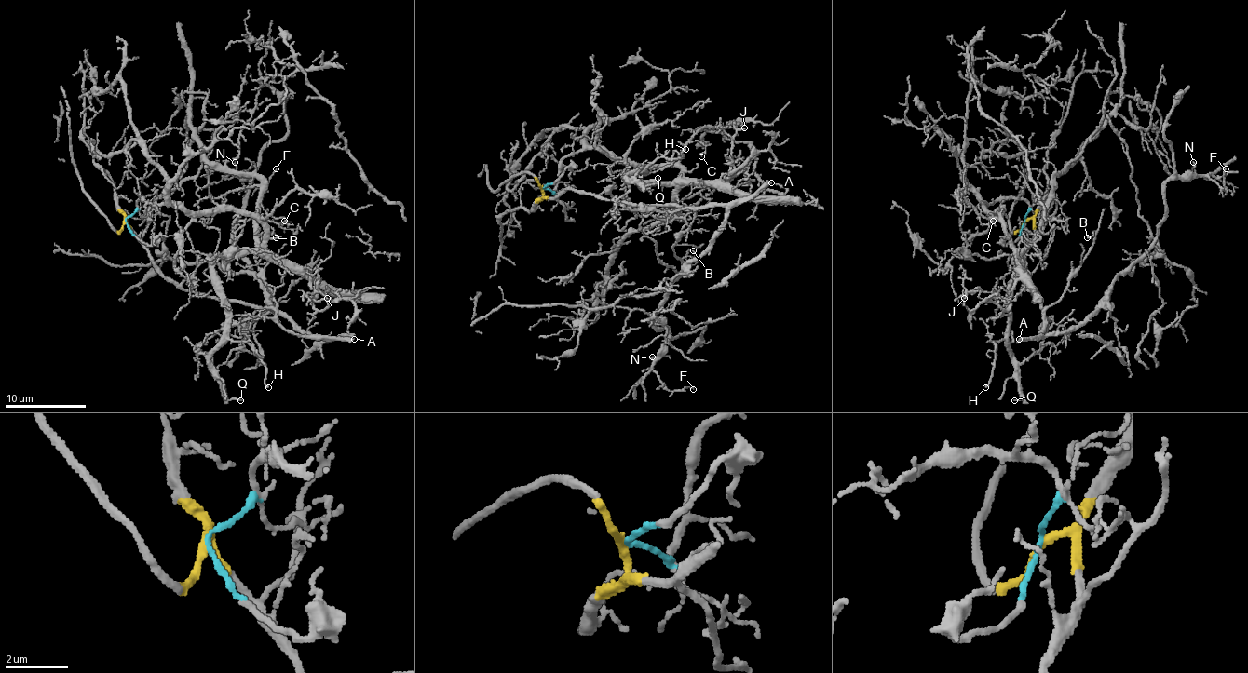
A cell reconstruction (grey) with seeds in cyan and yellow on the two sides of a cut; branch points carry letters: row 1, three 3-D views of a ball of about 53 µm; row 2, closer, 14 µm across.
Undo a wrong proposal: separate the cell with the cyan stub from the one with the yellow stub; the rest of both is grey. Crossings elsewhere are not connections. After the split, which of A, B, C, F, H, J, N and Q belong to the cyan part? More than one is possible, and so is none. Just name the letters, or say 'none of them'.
C, H, J, Q

